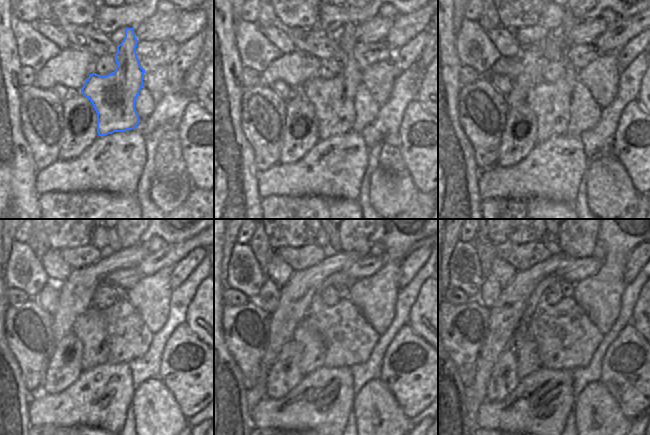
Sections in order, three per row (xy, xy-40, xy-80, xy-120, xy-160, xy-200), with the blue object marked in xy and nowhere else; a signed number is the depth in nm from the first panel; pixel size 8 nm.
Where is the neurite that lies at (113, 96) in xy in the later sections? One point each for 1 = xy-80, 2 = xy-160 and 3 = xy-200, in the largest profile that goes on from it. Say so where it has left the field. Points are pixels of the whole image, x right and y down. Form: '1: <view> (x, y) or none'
1: xy-80 (550, 103)
2: xy-160 (313, 350)
3: xy-200 (528, 361)

